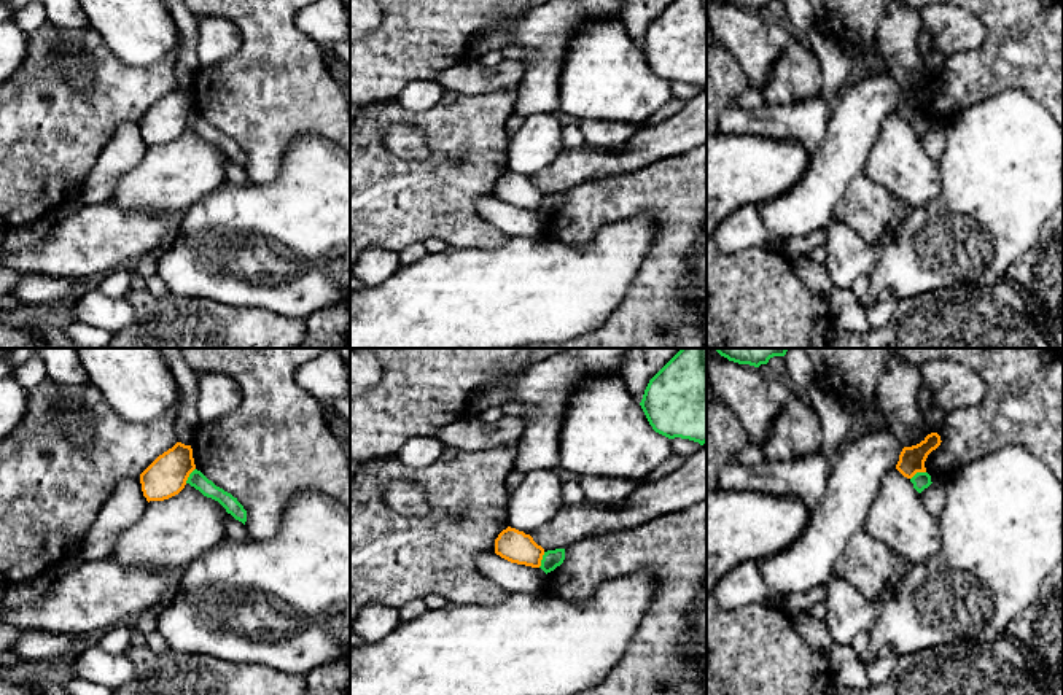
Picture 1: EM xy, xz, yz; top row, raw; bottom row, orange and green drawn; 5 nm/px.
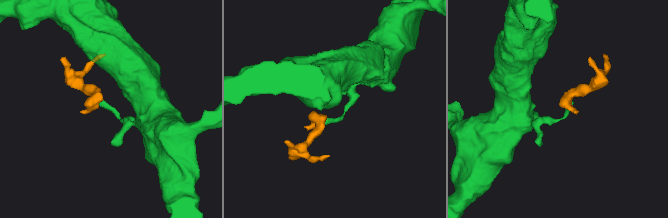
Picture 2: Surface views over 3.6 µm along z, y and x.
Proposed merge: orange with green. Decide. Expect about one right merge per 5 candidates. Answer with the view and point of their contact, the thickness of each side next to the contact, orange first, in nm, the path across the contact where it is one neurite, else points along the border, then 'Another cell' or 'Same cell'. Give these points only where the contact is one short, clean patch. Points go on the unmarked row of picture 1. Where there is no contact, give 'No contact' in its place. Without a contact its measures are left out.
Touches orange at xz (541, 202). Thickness 160 nm (orange) against 90 nm. Boundary: xz (545, 196), (538, 210). Another cell

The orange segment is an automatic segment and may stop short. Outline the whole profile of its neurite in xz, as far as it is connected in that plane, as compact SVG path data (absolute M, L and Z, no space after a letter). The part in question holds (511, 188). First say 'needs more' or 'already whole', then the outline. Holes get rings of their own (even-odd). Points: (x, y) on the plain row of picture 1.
already whole | M508 170L495 183L495 197L511 207L539 212L544 192L530 178Z

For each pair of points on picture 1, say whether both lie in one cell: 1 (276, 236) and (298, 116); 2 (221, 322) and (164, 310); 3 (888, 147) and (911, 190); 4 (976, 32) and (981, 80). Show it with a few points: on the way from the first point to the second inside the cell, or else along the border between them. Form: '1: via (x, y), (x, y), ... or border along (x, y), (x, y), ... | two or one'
1: border along (331, 142), (317, 134), (299, 135), (277, 175) | two
2: via (207, 322), (179, 322) | one
3: via (898, 158), (911, 178) | one
4: border along (977, 16), (985, 29), (985, 40), (949, 58) | two

